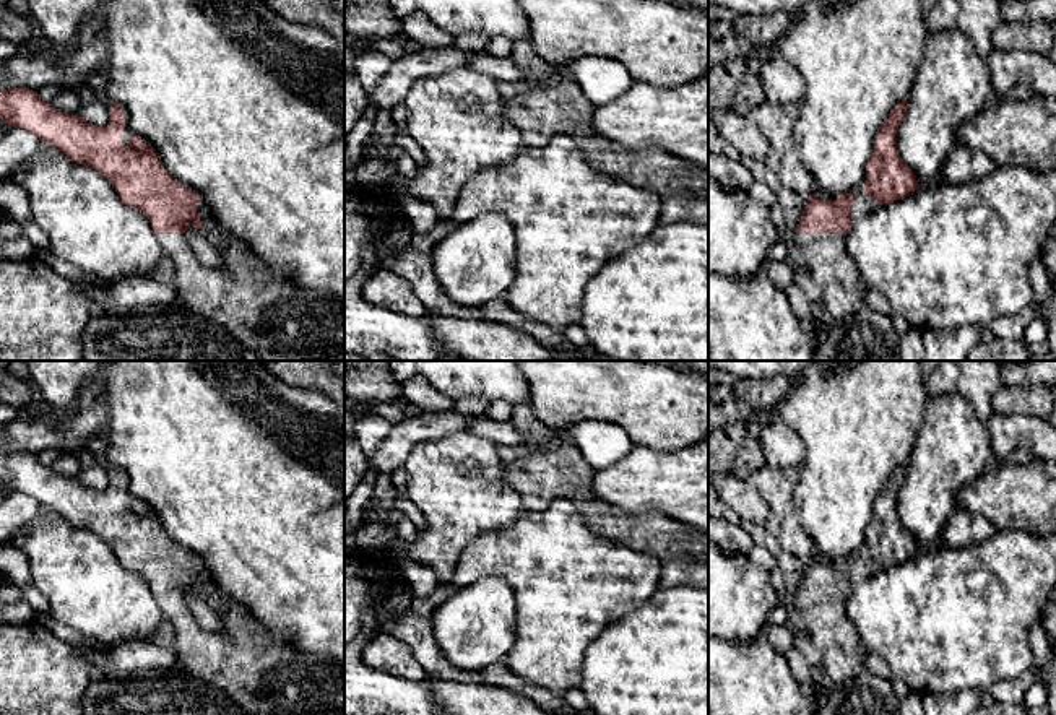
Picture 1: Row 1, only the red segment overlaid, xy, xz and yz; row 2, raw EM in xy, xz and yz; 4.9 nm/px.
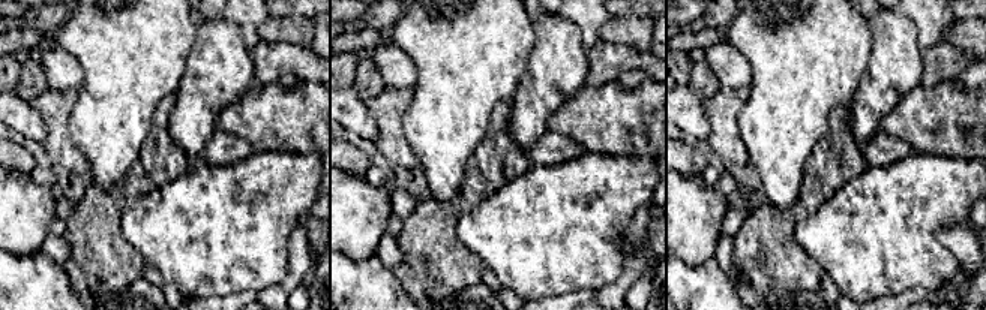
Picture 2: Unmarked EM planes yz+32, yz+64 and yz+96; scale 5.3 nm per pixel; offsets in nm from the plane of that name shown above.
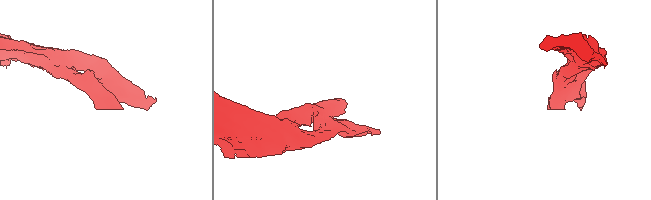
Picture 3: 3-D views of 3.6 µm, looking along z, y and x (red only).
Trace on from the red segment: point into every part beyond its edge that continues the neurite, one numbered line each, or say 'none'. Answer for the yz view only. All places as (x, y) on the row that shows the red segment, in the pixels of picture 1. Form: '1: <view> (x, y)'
1: yz (822, 270)

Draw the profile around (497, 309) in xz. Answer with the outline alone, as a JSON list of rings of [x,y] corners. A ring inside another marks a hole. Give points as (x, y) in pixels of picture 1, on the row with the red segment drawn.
[[[413,247],[390,257],[379,258],[382,268],[409,283],[419,301],[431,314],[448,315],[455,318],[502,322],[512,328],[534,336],[543,346],[567,348],[570,343],[564,333],[556,333],[547,327],[528,320],[513,310],[505,297],[492,299],[483,306],[463,306],[450,299],[439,286],[432,271],[432,258]]]

